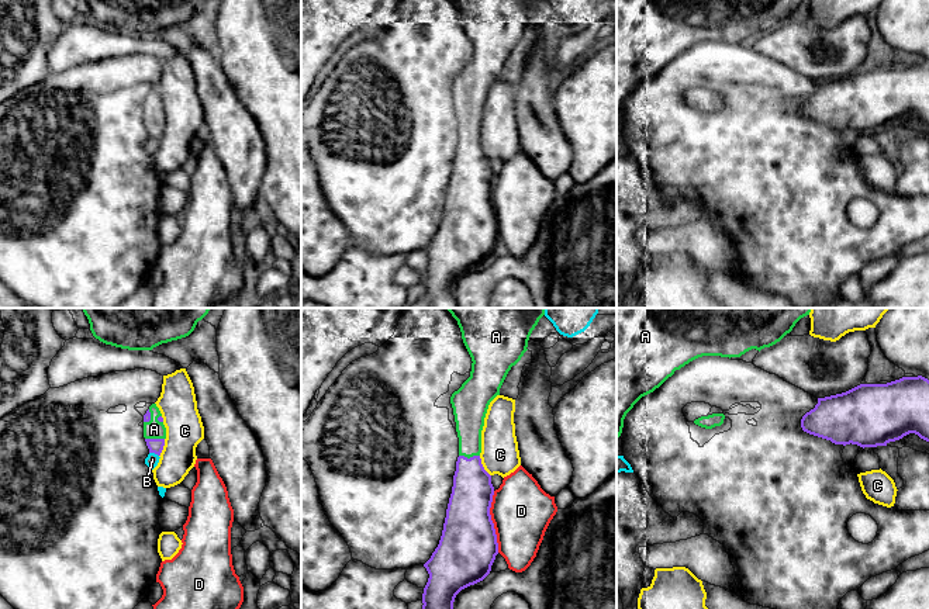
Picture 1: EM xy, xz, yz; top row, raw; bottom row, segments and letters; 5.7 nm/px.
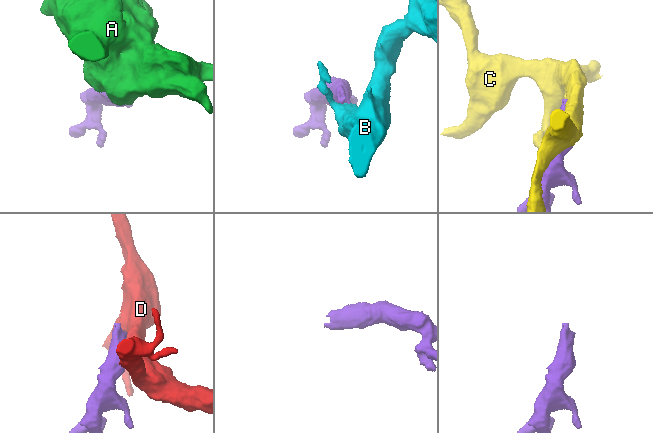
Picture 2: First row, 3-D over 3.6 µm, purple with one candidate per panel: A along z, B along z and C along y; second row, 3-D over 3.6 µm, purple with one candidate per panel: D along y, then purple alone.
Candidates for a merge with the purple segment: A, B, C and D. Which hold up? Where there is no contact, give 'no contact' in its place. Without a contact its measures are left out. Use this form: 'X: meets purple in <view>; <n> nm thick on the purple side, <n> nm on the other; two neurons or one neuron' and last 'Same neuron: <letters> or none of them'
A: meets purple in xz; 240 nm thick on the purple side, 180 nm on the other; one neuron
B: meets purple in xy; 80 nm thick on the purple side, 70 nm on the other; two neurons
C: meets purple in xz; 240 nm thick on the purple side, 220 nm on the other; two neurons
D: meets purple in xz; 340 nm thick on the purple side, 360 nm on the other; two neurons
Same neuron: A

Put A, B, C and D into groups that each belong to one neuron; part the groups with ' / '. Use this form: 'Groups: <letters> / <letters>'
Groups: A / B / C / D

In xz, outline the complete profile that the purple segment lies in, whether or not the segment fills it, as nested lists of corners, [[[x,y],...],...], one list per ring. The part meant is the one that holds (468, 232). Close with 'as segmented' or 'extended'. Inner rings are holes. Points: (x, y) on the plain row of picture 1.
[[[452,0],[460,13],[463,28],[472,42],[470,62],[450,82],[459,142],[453,160],[446,203],[438,232],[424,249],[429,263],[422,278],[421,298],[411,308],[460,308],[453,287],[456,280],[480,266],[491,256],[498,239],[497,219],[490,193],[494,180],[491,160],[480,143],[481,115],[490,87],[500,80],[500,73],[511,55],[528,35],[528,25],[543,0]]] | extended

